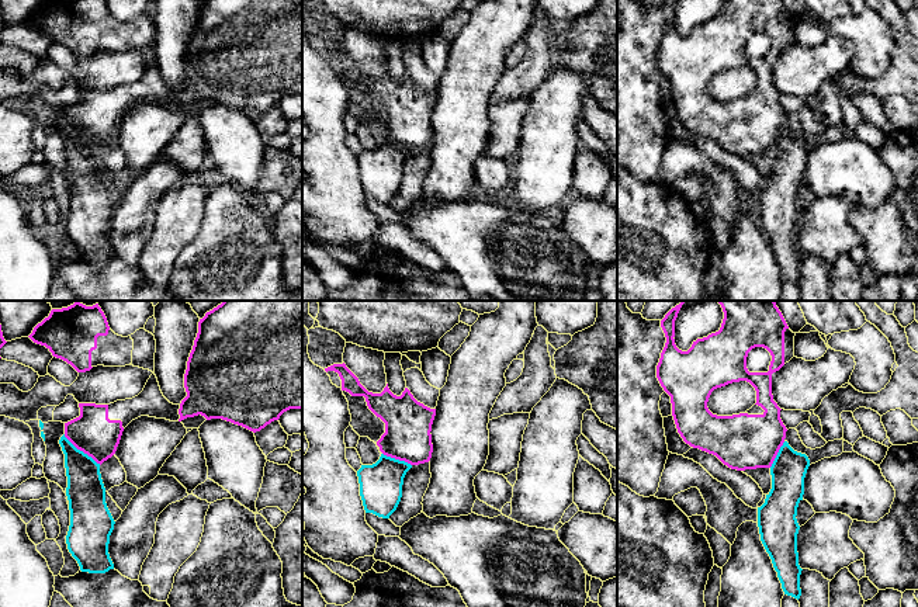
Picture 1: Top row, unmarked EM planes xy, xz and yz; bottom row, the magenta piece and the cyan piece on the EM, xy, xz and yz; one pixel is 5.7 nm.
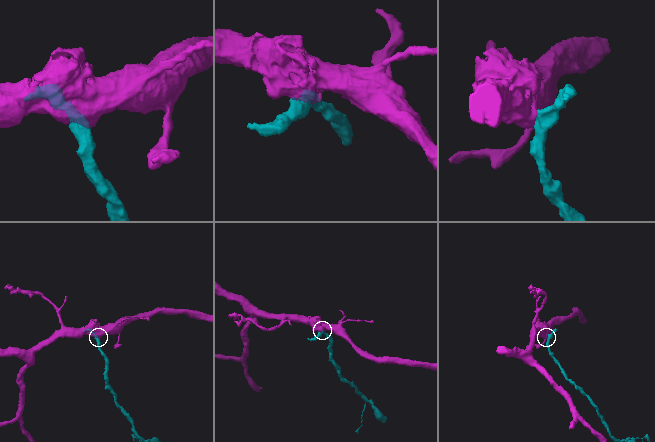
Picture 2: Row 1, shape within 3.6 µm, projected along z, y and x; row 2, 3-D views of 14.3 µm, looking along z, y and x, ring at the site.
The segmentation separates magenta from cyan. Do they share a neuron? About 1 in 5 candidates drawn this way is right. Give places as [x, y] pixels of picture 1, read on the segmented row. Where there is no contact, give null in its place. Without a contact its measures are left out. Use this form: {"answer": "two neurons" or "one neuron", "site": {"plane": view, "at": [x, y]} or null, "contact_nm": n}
{"answer": "two neurons", "site": {"plane": "xy", "at": [82, 450]}, "contact_nm": 280}

